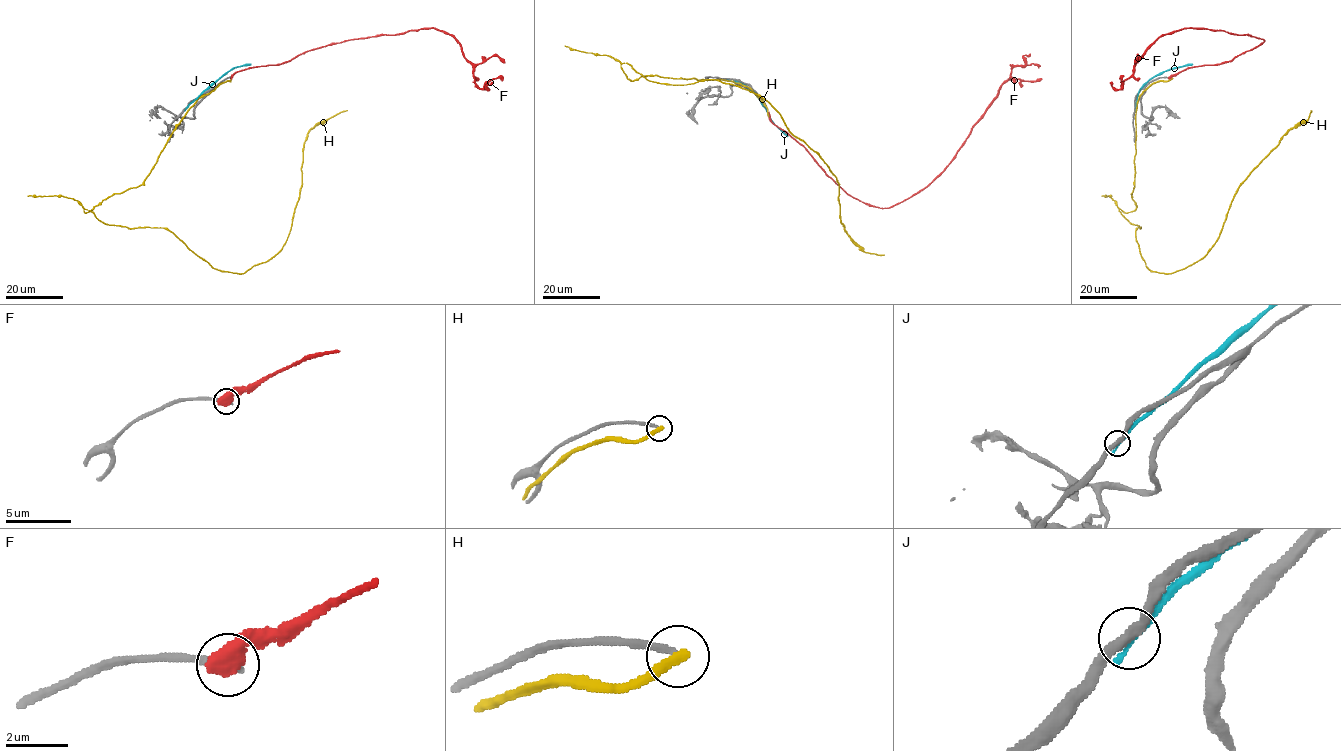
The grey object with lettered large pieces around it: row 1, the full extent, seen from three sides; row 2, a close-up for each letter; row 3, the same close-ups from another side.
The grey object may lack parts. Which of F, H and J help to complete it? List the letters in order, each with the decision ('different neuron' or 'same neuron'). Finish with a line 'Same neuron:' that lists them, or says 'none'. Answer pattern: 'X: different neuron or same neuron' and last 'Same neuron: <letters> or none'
F: different neuron
H: different neuron
J: different neuron
Same neuron: none

